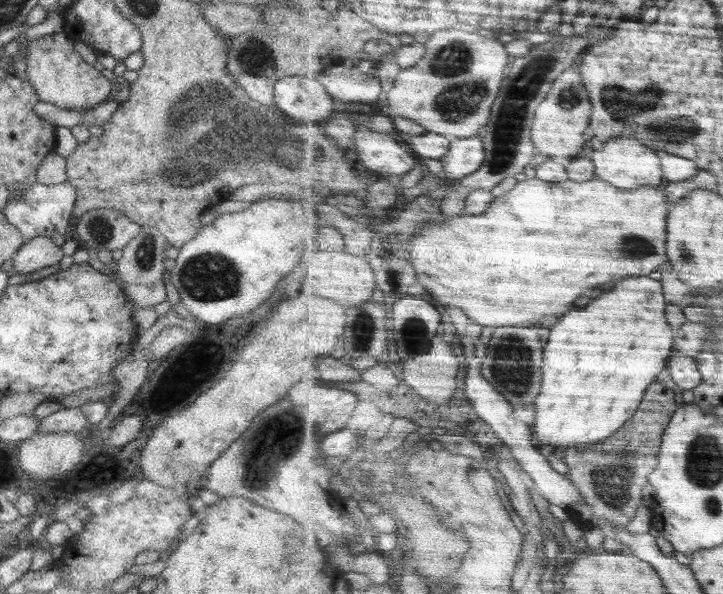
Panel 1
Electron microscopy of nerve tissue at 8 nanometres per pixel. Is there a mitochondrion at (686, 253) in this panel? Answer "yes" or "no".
yes

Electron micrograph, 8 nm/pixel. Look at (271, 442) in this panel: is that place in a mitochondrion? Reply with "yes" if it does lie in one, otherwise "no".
yes

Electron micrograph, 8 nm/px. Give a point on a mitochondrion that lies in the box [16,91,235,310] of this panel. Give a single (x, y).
(146, 252)

